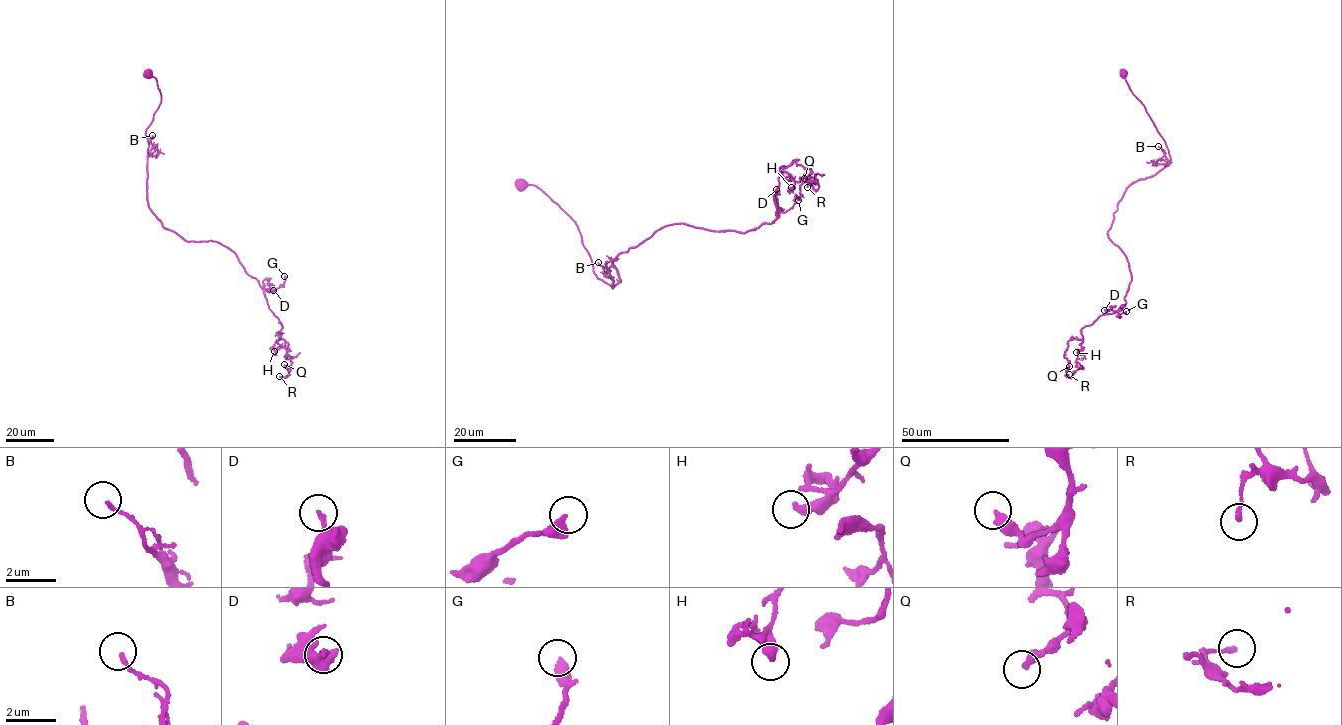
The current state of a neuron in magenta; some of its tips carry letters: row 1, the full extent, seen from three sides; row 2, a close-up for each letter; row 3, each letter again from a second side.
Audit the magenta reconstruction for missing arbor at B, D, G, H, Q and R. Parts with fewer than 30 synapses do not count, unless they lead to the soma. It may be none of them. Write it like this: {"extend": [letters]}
{"extend": []}

